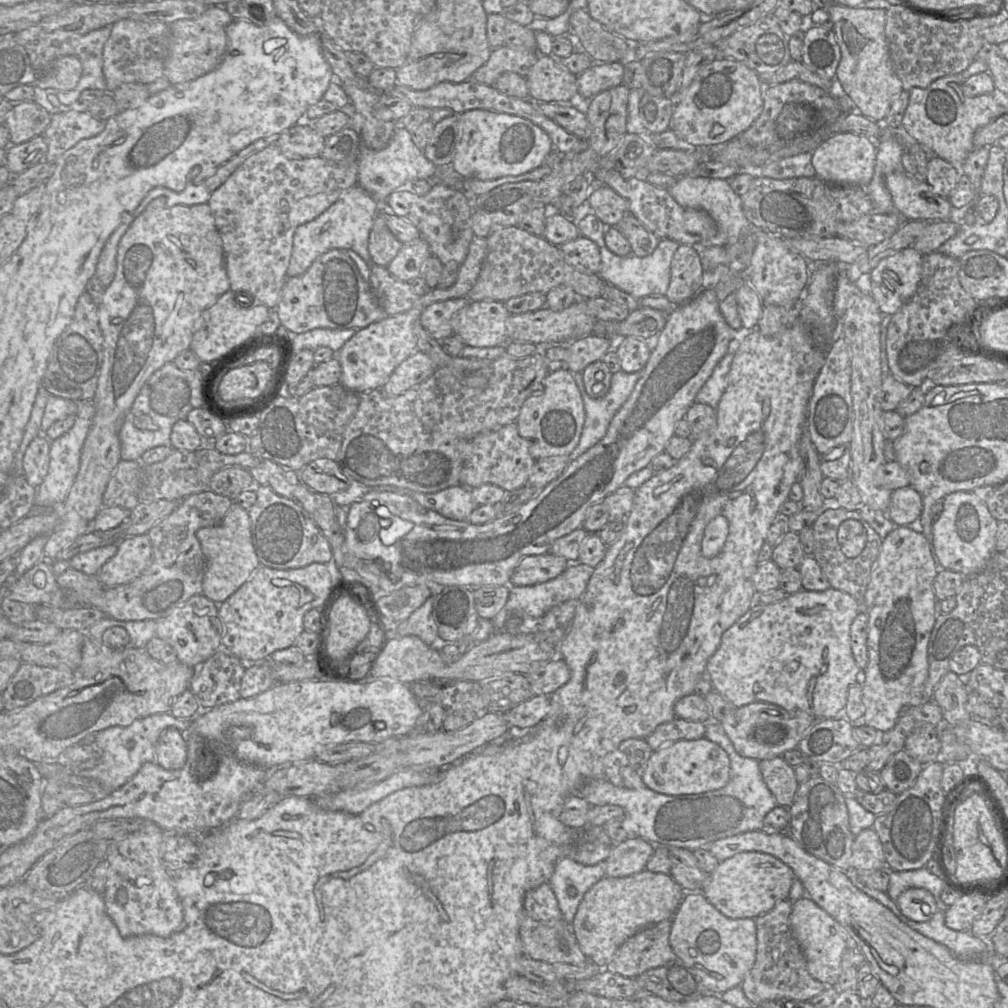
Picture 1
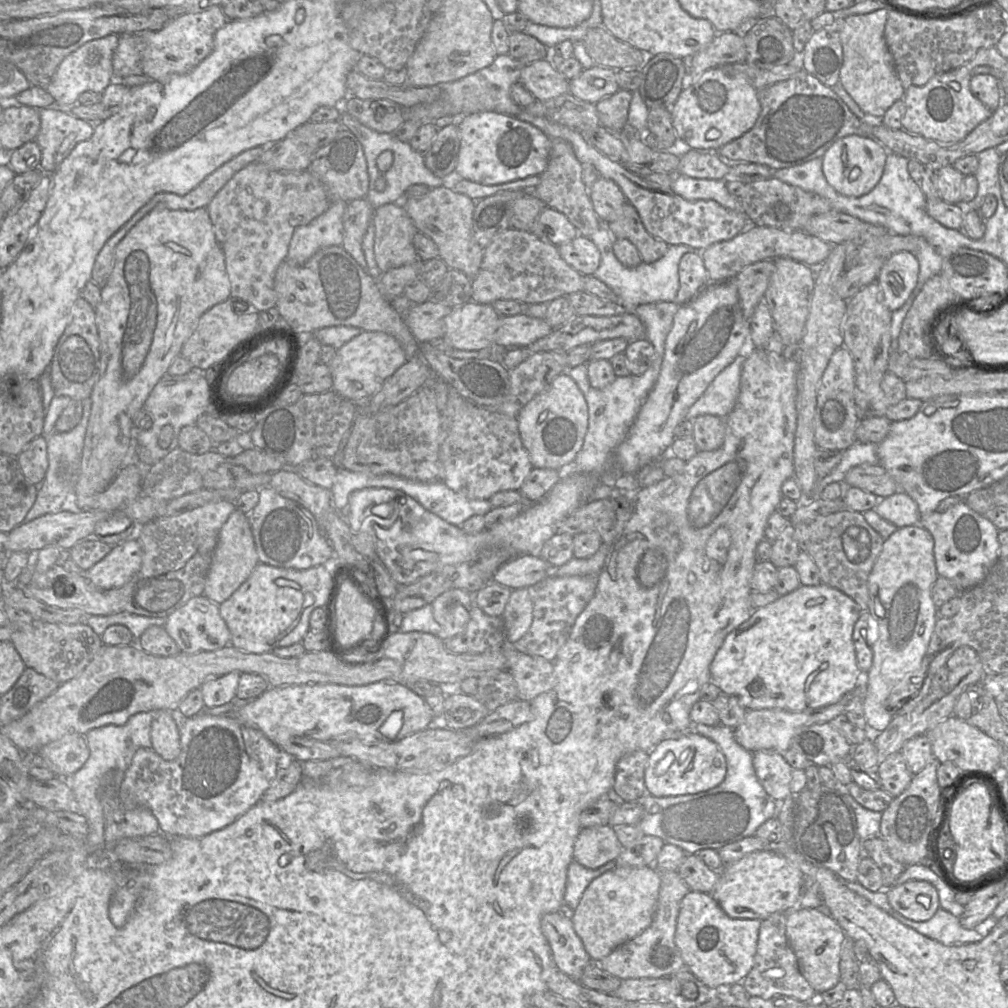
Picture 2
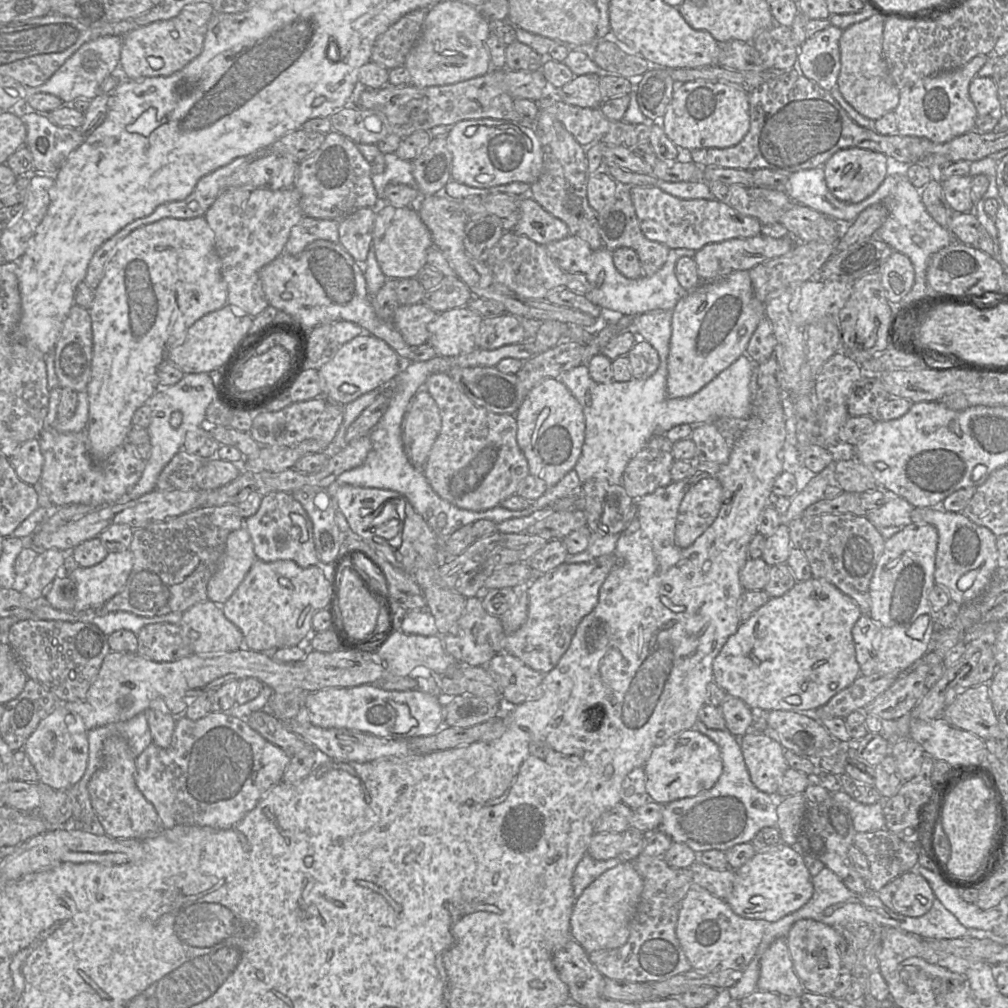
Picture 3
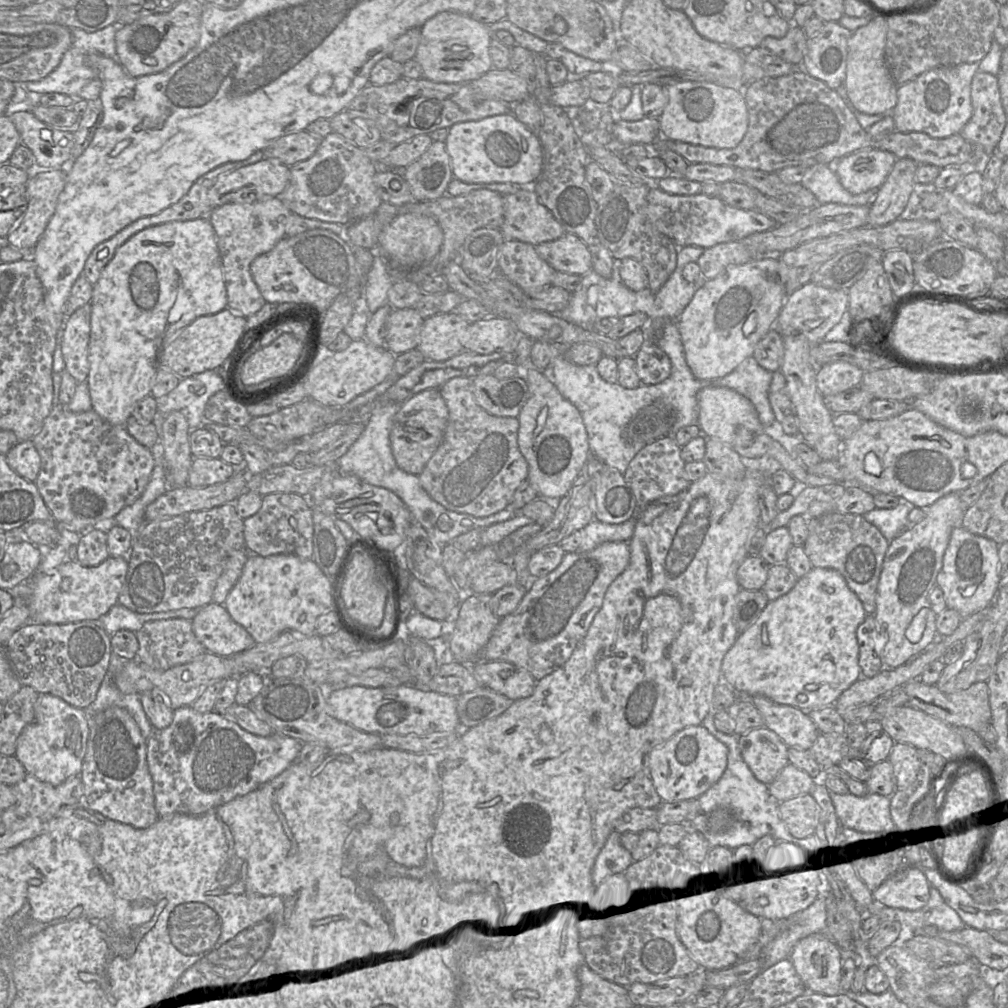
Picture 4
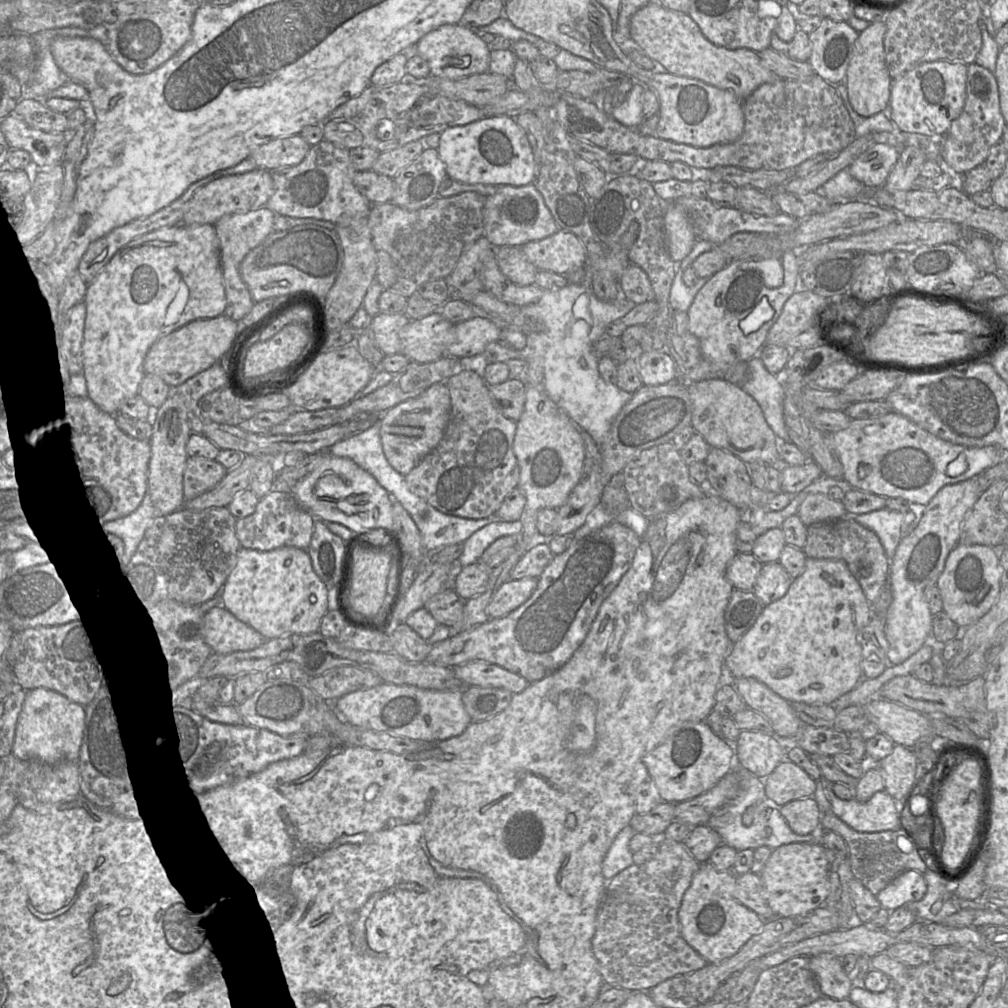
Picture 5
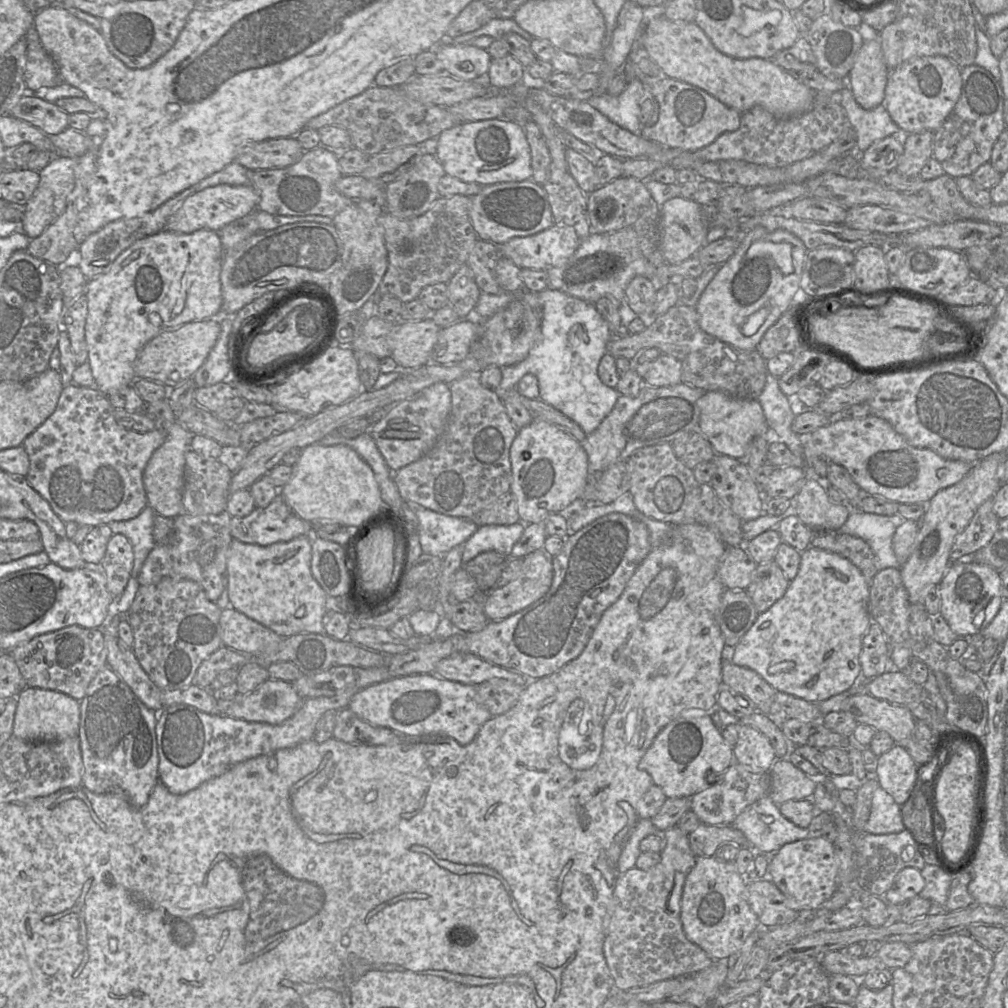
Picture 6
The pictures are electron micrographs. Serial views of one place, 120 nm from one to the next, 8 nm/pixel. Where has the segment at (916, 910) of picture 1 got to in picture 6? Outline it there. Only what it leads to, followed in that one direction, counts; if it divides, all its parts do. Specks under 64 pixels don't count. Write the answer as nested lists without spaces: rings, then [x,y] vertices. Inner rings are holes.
[[[914,867],[902,869],[895,877],[891,888],[884,894],[887,904],[901,905],[919,895],[925,886],[921,870]]]

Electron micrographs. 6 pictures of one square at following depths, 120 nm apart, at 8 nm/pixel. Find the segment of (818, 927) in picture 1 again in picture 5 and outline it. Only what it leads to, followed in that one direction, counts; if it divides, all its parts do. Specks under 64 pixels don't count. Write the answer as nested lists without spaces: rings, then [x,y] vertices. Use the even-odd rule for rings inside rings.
[[[828,953],[809,958],[823,996],[835,1000],[848,999],[852,988],[857,984],[853,976],[848,976],[842,966],[841,959]]]

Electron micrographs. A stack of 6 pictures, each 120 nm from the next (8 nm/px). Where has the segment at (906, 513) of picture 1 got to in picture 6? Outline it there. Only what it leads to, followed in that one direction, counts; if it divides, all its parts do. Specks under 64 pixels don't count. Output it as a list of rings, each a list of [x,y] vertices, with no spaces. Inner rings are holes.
[[[851,509],[848,519],[837,531],[863,539],[874,553],[874,563],[877,571],[885,568],[901,569],[894,553],[892,540],[896,529],[906,519],[900,514],[891,516],[878,515]]]

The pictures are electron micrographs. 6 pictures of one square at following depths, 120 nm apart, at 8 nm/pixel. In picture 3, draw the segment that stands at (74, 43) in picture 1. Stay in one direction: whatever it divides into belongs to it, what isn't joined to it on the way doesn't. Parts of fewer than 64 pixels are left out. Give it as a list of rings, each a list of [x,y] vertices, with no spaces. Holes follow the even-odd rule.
[[[103,36],[84,43],[45,83],[32,87],[33,93],[52,94],[69,105],[77,98],[94,99],[100,95],[100,86],[106,77],[118,71],[122,44],[121,36]]]

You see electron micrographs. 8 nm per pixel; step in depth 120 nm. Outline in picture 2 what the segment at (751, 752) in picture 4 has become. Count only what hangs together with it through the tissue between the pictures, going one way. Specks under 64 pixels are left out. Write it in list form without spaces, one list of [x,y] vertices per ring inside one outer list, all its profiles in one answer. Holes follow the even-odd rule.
[[[759,750],[753,752],[752,756],[756,776],[770,797],[784,800],[789,796],[796,796],[790,790],[793,768],[782,753]]]

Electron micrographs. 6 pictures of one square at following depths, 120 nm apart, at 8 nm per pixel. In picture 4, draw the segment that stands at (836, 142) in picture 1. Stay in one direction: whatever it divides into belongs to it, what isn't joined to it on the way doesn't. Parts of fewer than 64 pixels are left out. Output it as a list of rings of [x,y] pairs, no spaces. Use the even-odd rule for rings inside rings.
[[[864,148],[839,159],[834,172],[841,185],[857,195],[880,187],[896,160],[896,156],[887,150]]]

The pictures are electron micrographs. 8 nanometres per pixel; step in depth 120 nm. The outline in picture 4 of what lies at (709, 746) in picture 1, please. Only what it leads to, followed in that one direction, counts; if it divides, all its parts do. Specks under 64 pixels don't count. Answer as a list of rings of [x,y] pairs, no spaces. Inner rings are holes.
[[[702,724],[676,733],[649,755],[648,775],[663,802],[695,800],[722,777],[728,763],[728,748]]]

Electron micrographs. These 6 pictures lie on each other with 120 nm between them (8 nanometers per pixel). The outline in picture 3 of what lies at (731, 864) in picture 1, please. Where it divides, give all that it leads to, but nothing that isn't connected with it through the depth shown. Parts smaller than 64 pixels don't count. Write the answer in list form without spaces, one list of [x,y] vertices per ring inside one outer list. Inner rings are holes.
[[[779,842],[757,851],[751,859],[735,870],[733,889],[725,901],[735,914],[743,918],[774,923],[804,906],[813,892],[812,876],[803,855],[792,846]]]

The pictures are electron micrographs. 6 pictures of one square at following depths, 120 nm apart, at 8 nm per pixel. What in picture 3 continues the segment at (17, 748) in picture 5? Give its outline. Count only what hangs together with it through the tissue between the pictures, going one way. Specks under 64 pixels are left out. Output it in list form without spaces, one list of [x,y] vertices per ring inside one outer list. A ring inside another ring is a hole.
[[[63,703],[40,721],[35,731],[26,740],[23,748],[38,776],[39,783],[52,789],[67,789],[83,777],[88,765],[89,742],[82,718],[71,713]]]

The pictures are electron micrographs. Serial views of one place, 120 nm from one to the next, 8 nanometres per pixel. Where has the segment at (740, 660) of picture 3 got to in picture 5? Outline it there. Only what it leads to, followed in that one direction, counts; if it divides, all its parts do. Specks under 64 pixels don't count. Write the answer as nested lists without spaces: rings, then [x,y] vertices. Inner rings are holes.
[[[807,558],[803,572],[792,579],[792,584],[787,593],[780,599],[764,606],[755,623],[735,643],[724,660],[724,665],[733,679],[755,678],[764,683],[773,692],[788,702],[801,702],[805,704],[827,704],[832,705],[836,699],[851,691],[863,678],[861,667],[861,645],[857,641],[857,632],[865,627],[872,618],[872,608],[855,577],[849,571],[843,560],[837,559],[814,559]]]

